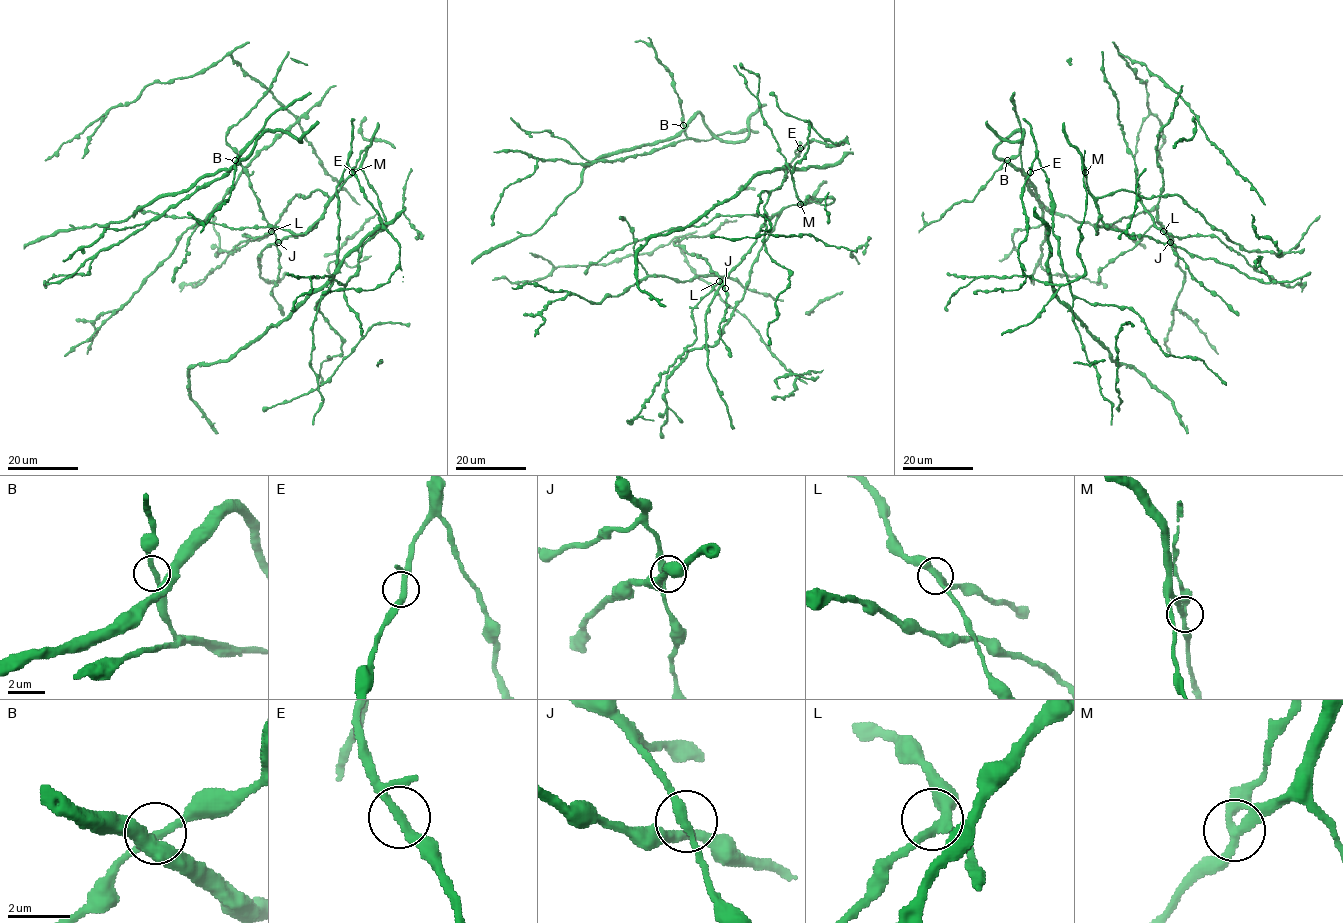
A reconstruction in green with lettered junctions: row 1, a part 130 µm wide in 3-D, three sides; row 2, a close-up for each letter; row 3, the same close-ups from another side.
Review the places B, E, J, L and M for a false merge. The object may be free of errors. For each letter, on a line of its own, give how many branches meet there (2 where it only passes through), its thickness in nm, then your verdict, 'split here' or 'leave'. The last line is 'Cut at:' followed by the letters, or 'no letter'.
B: 3 | 200 nm | leave
E: 3 | 240 nm | leave
J: 3 | 240 nm | leave
L: 3 | 280 nm | leave
M: 3 | 240 nm | split here
Cut at: M

